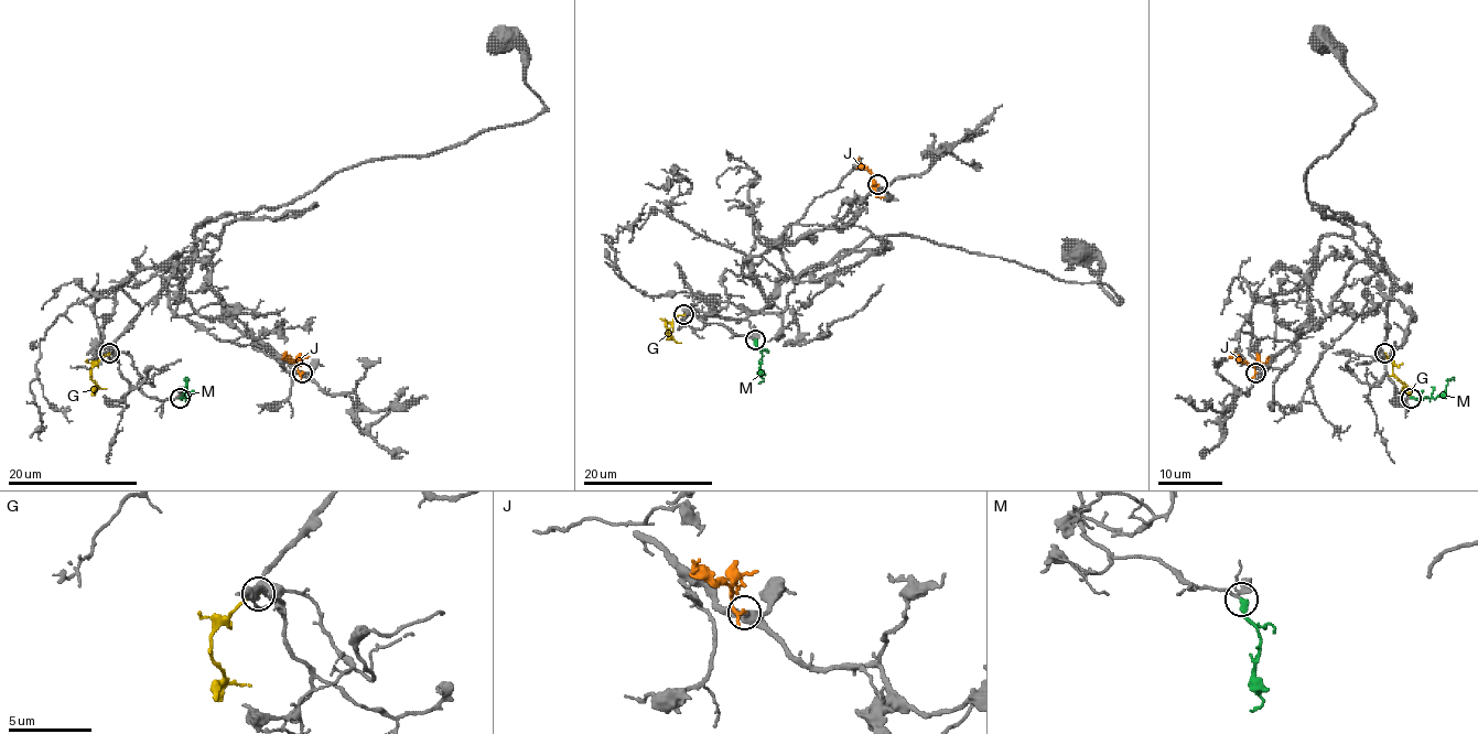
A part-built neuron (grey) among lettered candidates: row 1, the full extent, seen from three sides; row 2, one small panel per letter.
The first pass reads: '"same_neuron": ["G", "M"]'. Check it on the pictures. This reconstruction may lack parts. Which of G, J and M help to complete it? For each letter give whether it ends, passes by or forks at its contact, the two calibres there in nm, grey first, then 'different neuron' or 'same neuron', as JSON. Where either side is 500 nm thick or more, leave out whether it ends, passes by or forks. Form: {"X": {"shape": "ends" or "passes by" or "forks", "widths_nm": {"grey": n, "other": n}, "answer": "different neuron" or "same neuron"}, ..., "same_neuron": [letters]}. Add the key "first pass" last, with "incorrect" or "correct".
{"G": {"shape": "ends", "widths_nm": {"grey": 240, "other": 140}, "answer": "same neuron"}, "J": {"shape": "ends", "widths_nm": {"grey": 360, "other": 240}, "answer": "different neuron"}, "M": {"shape": "ends", "widths_nm": {"grey": 180, "other": 360}, "answer": "same neuron"}, "same_neuron": ["G", "M"], "first pass": "correct"}

